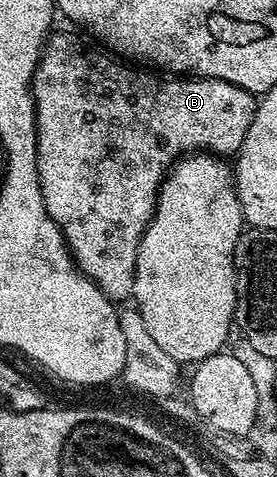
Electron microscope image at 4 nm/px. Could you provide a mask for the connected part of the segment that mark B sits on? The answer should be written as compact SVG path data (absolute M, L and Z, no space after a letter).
M58 31L52 32L44 44L39 66L35 69L34 77L31 78L31 93L35 96L37 175L47 213L53 219L53 223L57 223L57 227L63 232L63 237L67 240L67 247L71 251L71 258L75 260L79 272L86 275L109 300L122 303L126 297L128 300L135 292L135 264L137 263L139 241L143 237L143 232L147 230L148 223L151 222L151 216L155 214L155 204L159 198L163 178L170 173L171 167L176 161L184 155L191 155L196 151L210 153L224 159L234 158L238 154L241 143L245 143L249 123L253 123L253 115L257 111L259 102L256 94L245 91L233 83L225 83L221 79L194 75L160 75L158 72L148 71L143 67L130 69L127 66L130 64L124 63L98 48L95 49L86 49L77 38L70 37L67 33L58 33Z

